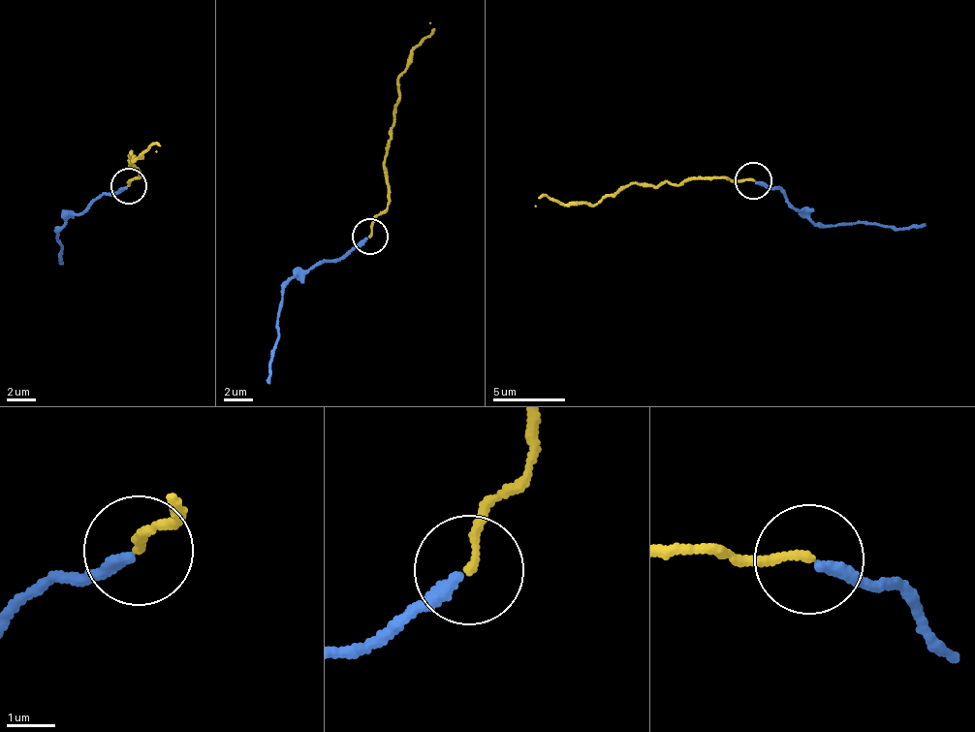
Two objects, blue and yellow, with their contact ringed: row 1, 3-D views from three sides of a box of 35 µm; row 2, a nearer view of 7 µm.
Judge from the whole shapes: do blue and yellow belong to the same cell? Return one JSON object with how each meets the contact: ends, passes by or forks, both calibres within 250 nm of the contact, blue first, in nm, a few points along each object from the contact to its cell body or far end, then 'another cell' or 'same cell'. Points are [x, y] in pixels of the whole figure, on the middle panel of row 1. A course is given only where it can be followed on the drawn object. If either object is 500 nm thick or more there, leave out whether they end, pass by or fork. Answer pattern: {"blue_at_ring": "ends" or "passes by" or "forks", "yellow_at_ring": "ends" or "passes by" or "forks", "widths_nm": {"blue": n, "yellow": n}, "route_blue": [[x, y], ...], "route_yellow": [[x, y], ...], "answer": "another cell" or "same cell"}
{"blue_at_ring": "ends", "yellow_at_ring": "ends", "widths_nm": {"blue": 240, "yellow": 180}, "route_blue": [[369, 239], [286, 284], [276, 320], [275, 355], [268, 384]], "route_yellow": [[369, 236], [386, 206], [398, 78], [427, 36], [429, 22]], "answer": "another cell"}

